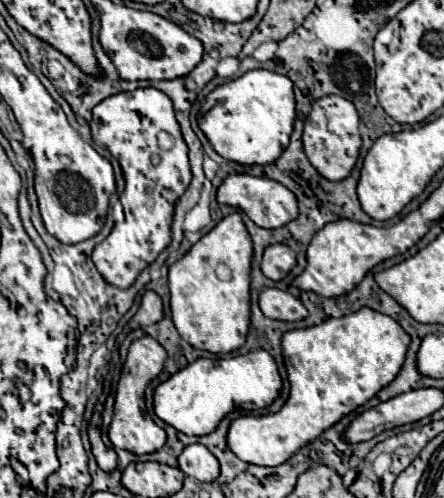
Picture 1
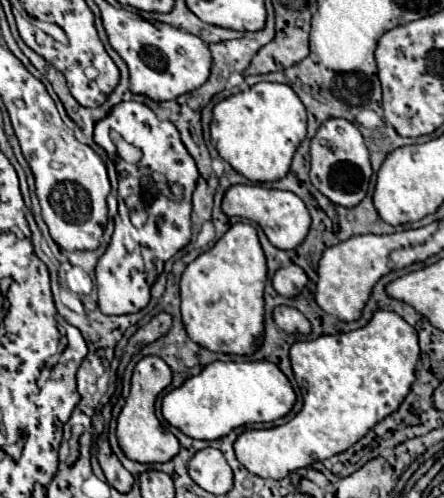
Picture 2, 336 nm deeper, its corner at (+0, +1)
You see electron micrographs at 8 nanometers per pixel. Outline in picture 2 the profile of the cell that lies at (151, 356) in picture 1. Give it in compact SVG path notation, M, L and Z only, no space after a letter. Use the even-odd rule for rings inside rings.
M148 355L140 359L138 365L134 367L132 389L118 415L118 431L116 431L118 445L128 459L138 463L164 463L164 461L170 461L180 451L178 439L170 431L164 431L164 427L154 415L154 401L158 393L170 385L170 381L172 381L172 371L160 357Z

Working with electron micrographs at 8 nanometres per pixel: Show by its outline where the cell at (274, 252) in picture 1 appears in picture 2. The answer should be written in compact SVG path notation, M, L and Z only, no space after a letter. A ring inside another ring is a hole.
M290 263L286 267L280 267L276 273L274 273L274 279L272 279L272 285L274 289L284 295L284 297L294 297L298 295L304 285L306 285L306 277L304 277L304 269L300 269L298 265Z

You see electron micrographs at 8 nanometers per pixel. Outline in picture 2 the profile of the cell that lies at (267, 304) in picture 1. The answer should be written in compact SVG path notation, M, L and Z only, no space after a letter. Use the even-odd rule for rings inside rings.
M288 305L274 307L274 321L286 333L310 333L310 321L294 307Z

